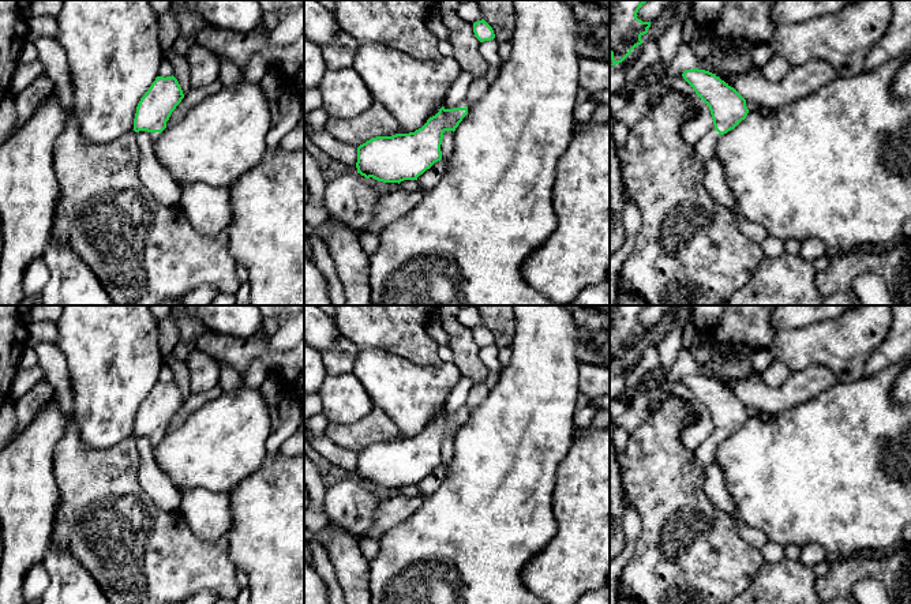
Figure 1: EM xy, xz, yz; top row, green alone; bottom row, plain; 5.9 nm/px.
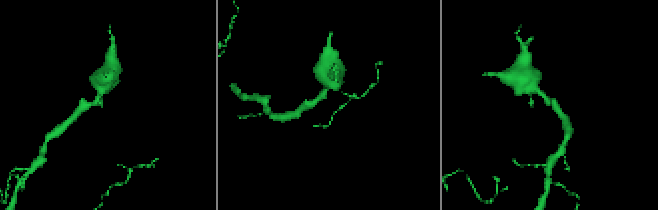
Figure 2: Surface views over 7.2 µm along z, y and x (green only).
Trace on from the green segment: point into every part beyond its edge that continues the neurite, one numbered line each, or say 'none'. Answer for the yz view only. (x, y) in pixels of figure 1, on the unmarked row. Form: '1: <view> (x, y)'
1: yz (704, 453)

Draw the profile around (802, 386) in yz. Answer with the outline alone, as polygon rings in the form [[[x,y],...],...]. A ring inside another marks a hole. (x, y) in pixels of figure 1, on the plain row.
[[[813,365],[791,372],[787,380],[776,389],[769,387],[761,375],[736,379],[731,387],[746,406],[780,413],[809,402],[836,382],[835,375],[826,367]]]

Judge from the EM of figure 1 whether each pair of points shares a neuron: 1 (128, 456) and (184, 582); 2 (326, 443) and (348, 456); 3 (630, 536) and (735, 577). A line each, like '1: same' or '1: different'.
1: same
2: same
3: different

